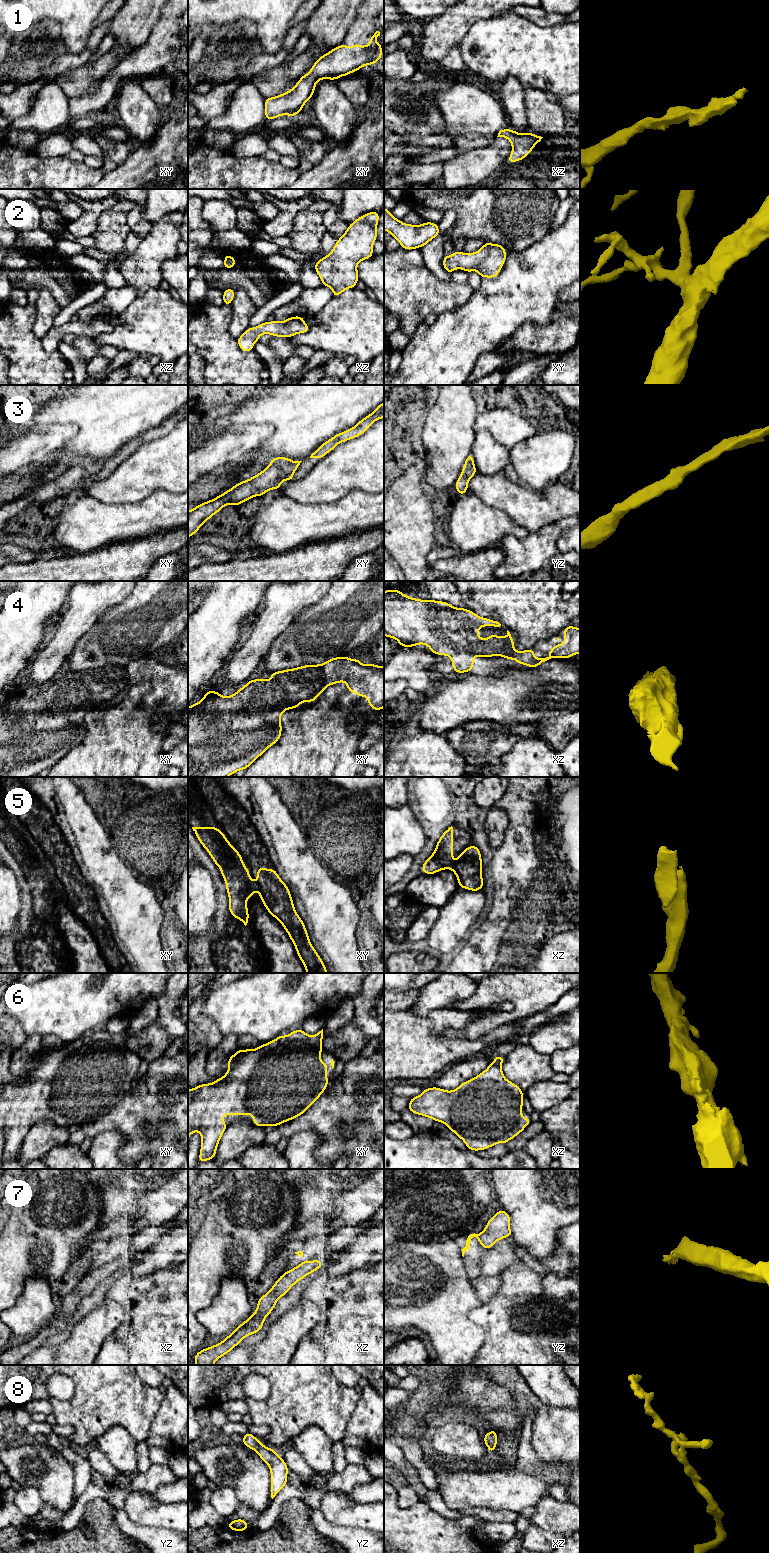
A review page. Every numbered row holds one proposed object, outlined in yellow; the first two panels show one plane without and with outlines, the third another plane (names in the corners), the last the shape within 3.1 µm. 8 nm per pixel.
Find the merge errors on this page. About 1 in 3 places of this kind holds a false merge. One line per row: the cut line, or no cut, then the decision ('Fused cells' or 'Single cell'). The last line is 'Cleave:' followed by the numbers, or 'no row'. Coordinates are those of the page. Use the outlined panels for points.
1: No split. Single cell
2: No split. Single cell
3: No split. Single cell
4: No split. Single cell
5: No split. Single cell
6: No split. Single cell
7: Split along yz (476, 1234), (478, 1237). Fused cells
8: No split. Single cell
Cleave: 7

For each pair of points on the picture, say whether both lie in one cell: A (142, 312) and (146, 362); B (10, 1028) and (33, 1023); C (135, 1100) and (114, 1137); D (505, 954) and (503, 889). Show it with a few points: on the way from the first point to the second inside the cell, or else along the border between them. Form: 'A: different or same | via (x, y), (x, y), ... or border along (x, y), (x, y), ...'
A: different | border along (139, 353), (149, 355)
B: different | border along (10, 1014), (17, 1020), (26, 1035)
C: different | border along (95, 1136), (116, 1129), (122, 1135), (124, 1143)
D: different | border along (504, 938), (500, 944), (495, 961)

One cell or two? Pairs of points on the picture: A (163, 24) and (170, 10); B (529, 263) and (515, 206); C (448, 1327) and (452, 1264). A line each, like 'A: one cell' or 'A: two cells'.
A: one cell
B: two cells
C: one cell

